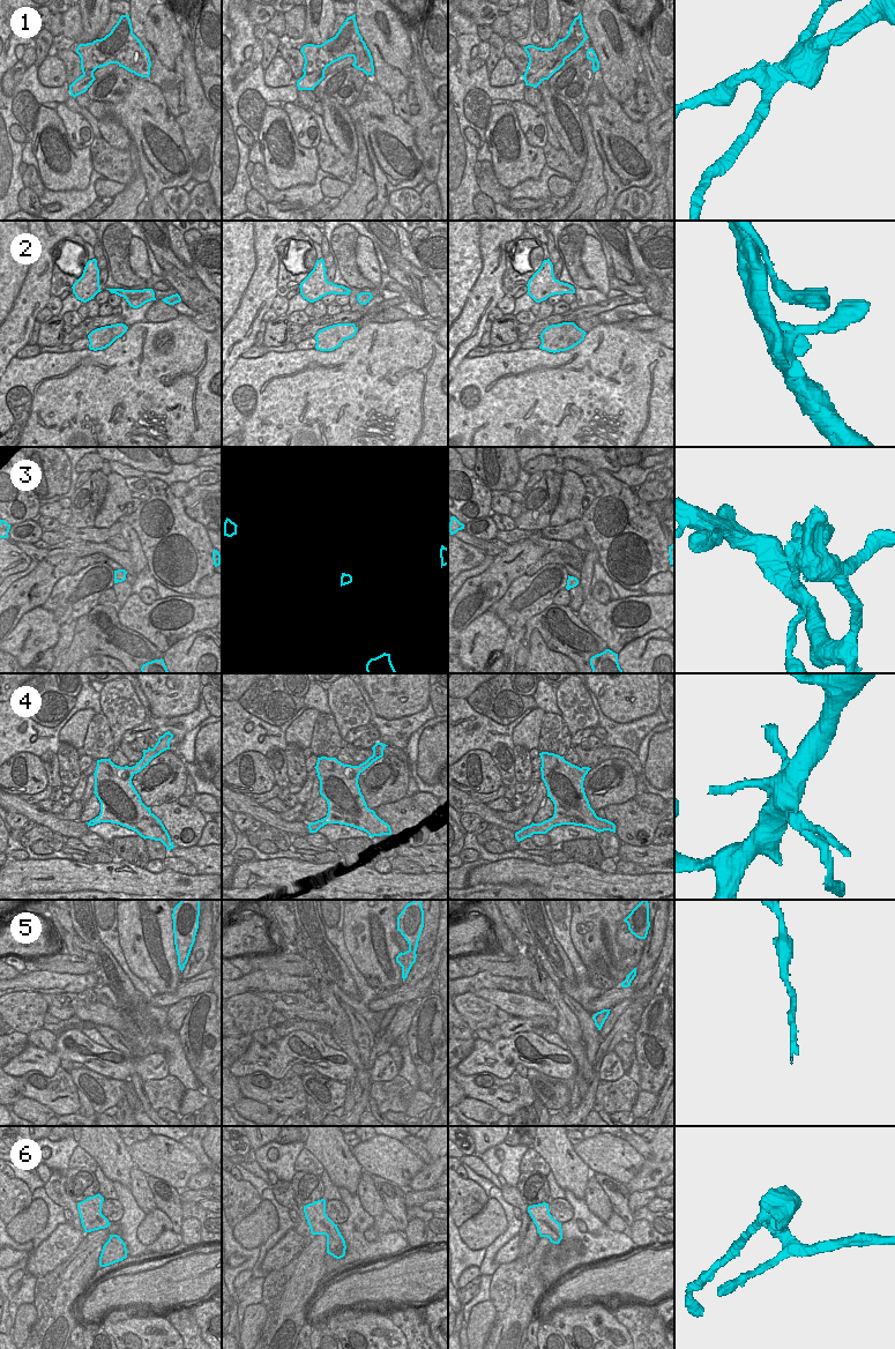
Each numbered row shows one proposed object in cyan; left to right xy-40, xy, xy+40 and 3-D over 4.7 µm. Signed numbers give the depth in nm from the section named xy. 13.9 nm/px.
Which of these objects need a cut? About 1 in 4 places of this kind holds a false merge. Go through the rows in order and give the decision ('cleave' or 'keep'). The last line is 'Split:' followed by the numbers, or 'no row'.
1: cleave
2: keep
3: cleave
4: cleave
5: keep
6: keep
Split: 1, 3, 4

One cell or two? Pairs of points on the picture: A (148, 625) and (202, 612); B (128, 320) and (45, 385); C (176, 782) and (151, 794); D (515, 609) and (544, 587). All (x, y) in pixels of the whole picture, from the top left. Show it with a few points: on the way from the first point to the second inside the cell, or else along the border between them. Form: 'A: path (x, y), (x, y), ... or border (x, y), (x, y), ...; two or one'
A: path (162, 632), (176, 631), (188, 623); one
B: border (141, 321), (136, 321), (128, 327); two
C: path (170, 783), (163, 783), (157, 788); one
D: path (522, 602), (529, 595), (537, 591); one

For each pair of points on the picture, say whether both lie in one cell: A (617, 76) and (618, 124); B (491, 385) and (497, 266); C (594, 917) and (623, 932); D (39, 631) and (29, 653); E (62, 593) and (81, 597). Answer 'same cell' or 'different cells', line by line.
A: different cells
B: different cells
C: different cells
D: same cell
E: same cell

